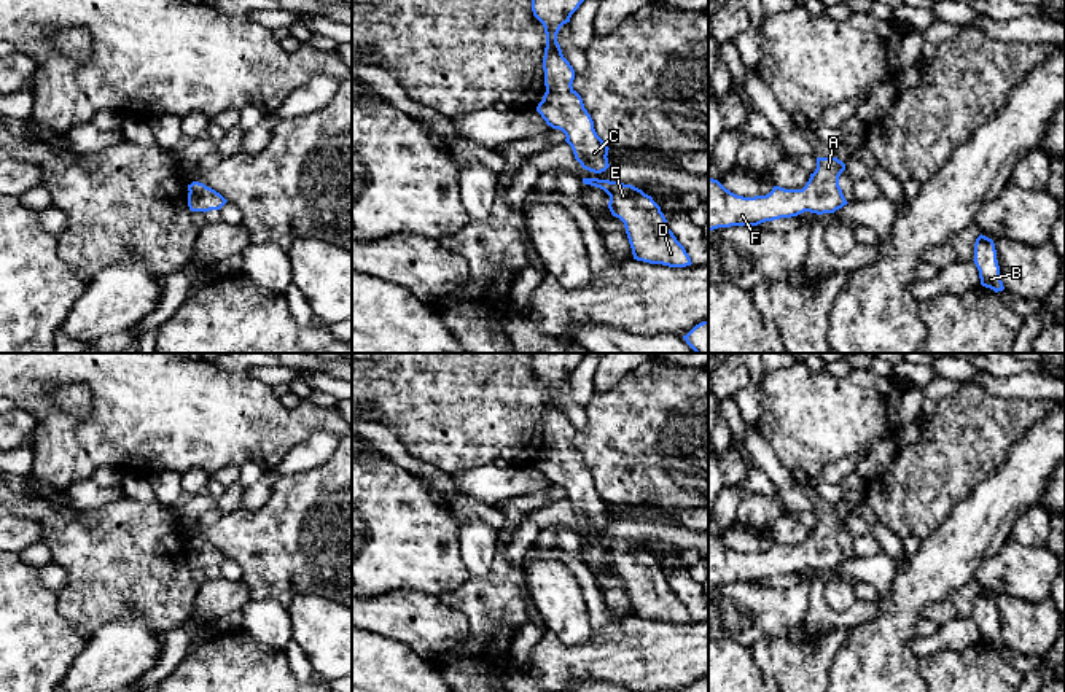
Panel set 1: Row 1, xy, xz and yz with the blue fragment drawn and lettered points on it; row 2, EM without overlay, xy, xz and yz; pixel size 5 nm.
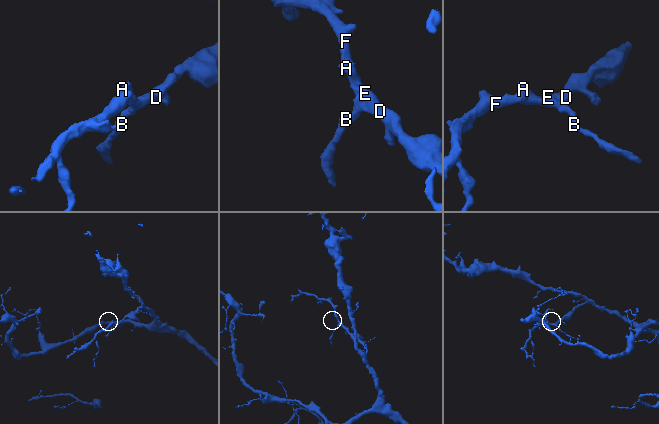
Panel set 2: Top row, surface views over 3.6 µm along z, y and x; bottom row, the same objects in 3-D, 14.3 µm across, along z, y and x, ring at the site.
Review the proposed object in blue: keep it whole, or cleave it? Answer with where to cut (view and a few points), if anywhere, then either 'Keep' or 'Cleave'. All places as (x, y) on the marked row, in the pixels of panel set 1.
No split. Keep

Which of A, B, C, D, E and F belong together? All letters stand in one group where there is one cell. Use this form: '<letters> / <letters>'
A B C D E F

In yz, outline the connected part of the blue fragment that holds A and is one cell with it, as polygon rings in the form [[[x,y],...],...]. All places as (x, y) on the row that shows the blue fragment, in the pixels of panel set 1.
[[[817,157],[817,169],[802,189],[774,186],[766,196],[743,197],[708,177],[708,231],[758,226],[804,212],[834,213],[848,202],[839,186],[845,164],[837,157]]]

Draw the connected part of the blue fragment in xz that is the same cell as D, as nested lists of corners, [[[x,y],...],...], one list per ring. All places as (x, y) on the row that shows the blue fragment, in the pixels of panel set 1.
[[[583,178],[583,183],[600,188],[610,196],[608,208],[624,223],[634,259],[669,267],[692,264],[651,196],[619,181]]]

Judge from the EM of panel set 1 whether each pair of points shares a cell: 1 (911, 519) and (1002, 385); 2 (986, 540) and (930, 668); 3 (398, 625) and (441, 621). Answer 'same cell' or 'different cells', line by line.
1: different cells
2: different cells
3: same cell

